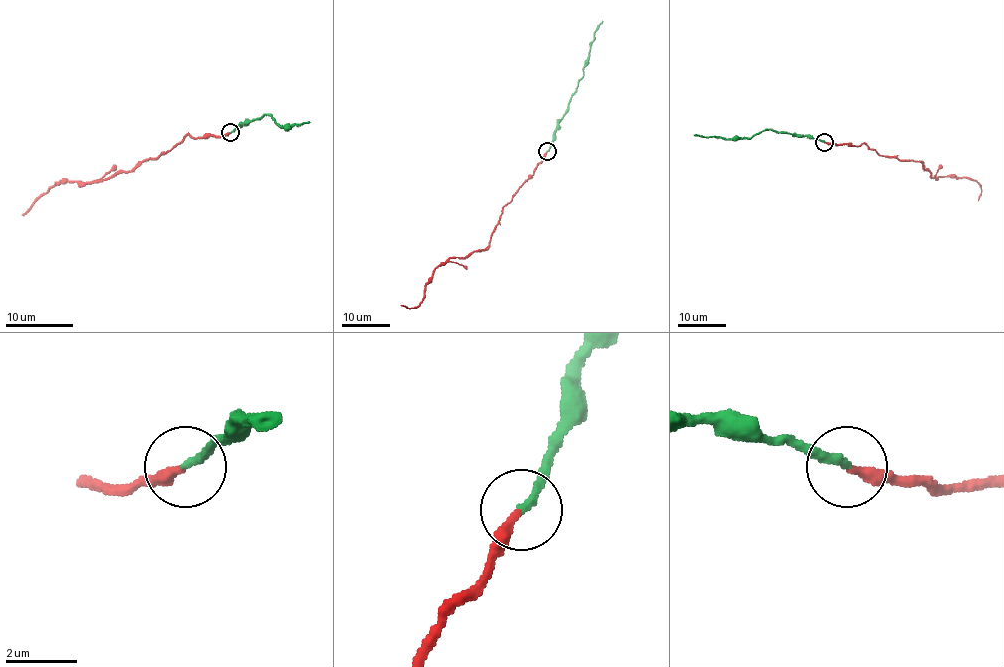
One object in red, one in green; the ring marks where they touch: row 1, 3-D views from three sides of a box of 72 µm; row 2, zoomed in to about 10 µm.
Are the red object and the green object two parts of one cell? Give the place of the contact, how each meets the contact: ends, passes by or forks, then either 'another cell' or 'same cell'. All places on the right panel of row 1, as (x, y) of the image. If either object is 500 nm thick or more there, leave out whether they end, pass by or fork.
at (824, 142); red ends there; green ends there; another cell

